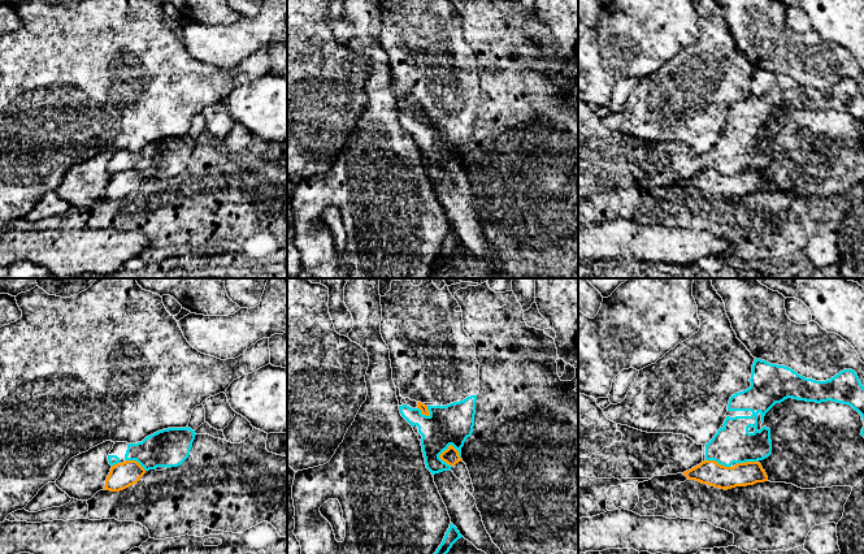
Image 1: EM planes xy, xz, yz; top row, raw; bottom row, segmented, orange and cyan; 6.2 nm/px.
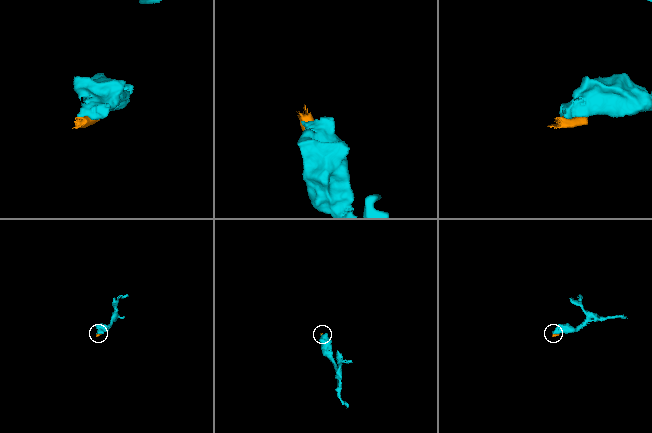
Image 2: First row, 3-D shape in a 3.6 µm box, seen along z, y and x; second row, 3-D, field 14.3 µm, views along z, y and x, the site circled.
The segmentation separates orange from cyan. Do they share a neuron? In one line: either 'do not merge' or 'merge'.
do not merge

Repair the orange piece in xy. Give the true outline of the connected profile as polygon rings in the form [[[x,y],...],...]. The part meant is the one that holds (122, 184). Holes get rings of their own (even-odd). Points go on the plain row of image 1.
[[[126,169],[112,174],[105,189],[105,199],[120,200],[136,192],[146,178],[136,169]]]

